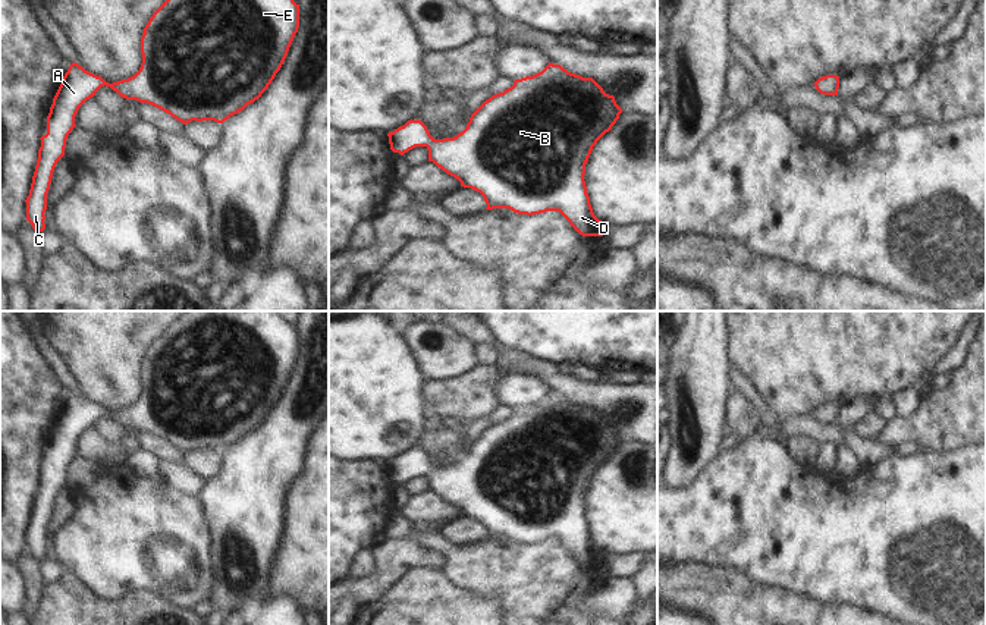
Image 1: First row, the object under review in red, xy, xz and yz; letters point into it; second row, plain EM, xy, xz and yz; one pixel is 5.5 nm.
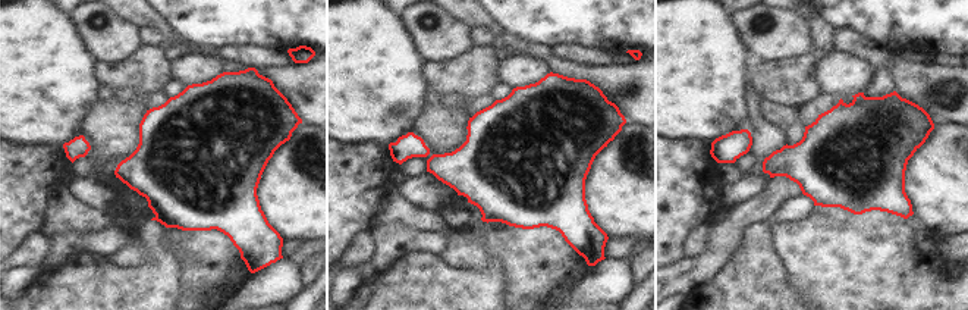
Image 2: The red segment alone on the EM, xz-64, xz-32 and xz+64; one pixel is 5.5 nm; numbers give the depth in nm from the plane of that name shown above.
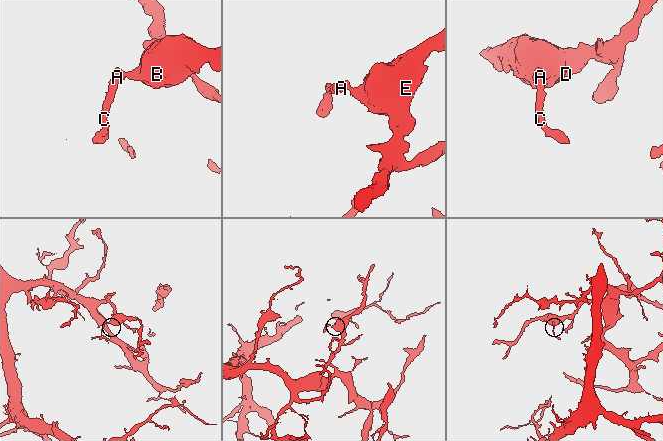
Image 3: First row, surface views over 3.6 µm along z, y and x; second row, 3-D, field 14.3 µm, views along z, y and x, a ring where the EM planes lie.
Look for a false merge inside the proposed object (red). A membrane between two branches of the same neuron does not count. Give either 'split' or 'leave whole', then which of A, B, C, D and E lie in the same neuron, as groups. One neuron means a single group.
leave whole; groups A B C D E

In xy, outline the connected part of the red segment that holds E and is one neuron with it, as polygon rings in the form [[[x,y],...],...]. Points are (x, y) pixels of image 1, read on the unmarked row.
[[[186,311],[172,326],[169,326],[150,346],[141,365],[142,392],[139,399],[113,412],[106,411],[85,399],[78,392],[72,392],[65,402],[62,412],[53,427],[47,445],[47,462],[43,464],[38,478],[38,489],[32,505],[29,524],[26,525],[26,549],[40,562],[45,558],[47,522],[57,490],[65,484],[67,464],[75,453],[79,436],[95,424],[101,415],[110,415],[126,428],[151,433],[183,453],[197,449],[214,449],[223,452],[230,445],[242,440],[254,431],[269,417],[276,402],[280,399],[295,362],[299,357],[299,333],[285,323],[277,311]]]

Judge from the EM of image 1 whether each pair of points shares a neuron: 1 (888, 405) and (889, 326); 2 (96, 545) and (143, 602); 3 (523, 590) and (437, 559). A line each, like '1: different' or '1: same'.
1: different
2: different
3: different

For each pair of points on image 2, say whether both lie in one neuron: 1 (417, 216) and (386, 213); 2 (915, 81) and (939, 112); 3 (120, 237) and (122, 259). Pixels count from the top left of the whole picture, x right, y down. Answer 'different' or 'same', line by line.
1: same
2: same
3: different

